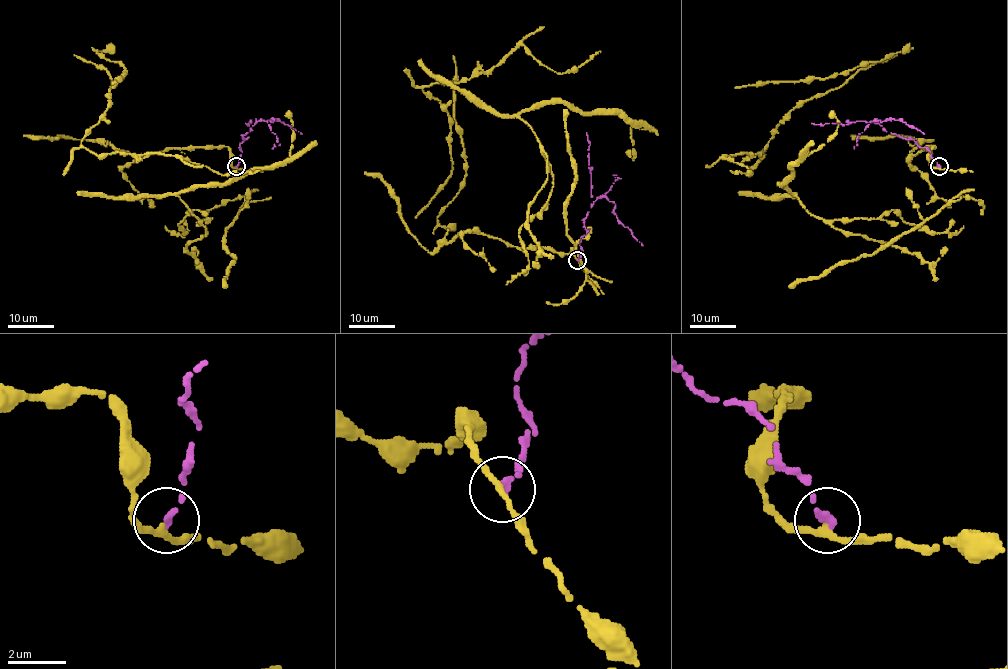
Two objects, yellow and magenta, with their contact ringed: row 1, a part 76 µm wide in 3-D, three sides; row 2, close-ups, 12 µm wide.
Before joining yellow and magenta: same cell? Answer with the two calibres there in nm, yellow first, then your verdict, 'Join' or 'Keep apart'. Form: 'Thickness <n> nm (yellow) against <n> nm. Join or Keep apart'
Thickness 200 nm (yellow) against 260 nm. Keep apart

